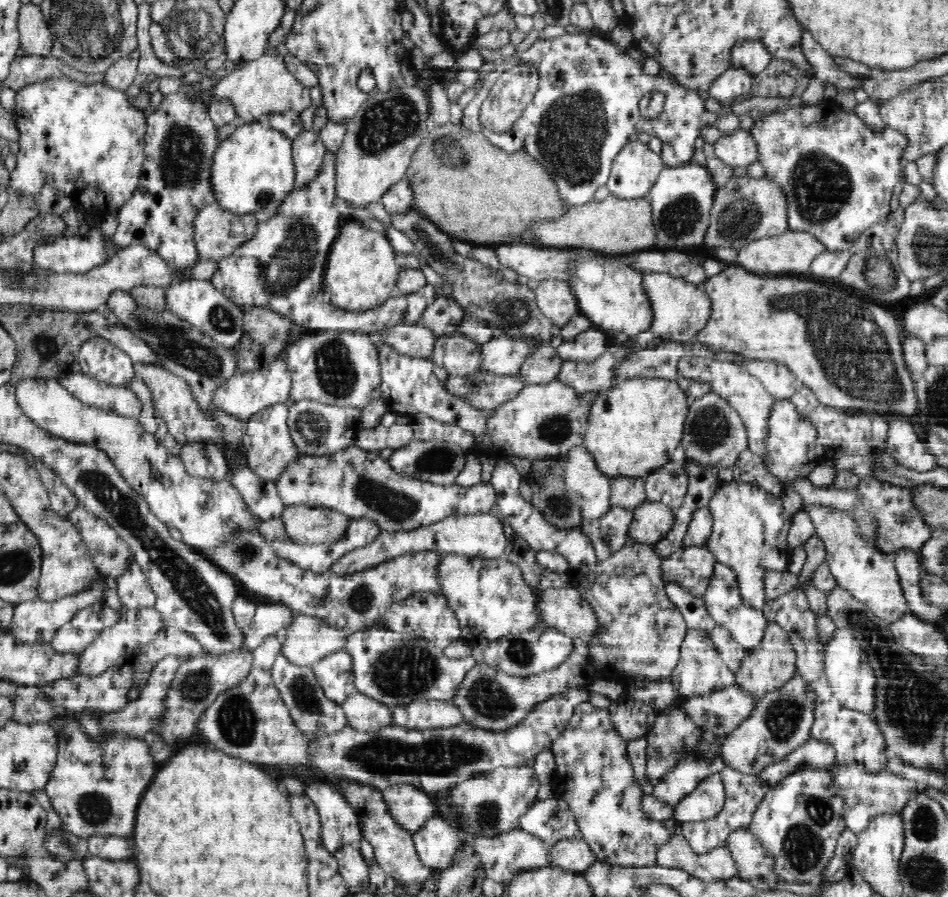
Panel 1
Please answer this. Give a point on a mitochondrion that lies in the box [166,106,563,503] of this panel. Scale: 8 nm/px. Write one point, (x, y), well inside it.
(293, 259)

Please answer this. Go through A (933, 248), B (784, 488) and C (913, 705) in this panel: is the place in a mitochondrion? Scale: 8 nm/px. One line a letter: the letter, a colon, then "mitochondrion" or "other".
A: mitochondrion
B: other
C: mitochondrion

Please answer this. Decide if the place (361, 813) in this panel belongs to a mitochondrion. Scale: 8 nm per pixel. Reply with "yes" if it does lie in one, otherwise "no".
no

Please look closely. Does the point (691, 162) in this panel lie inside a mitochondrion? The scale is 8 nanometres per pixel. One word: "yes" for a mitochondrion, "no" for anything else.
no

